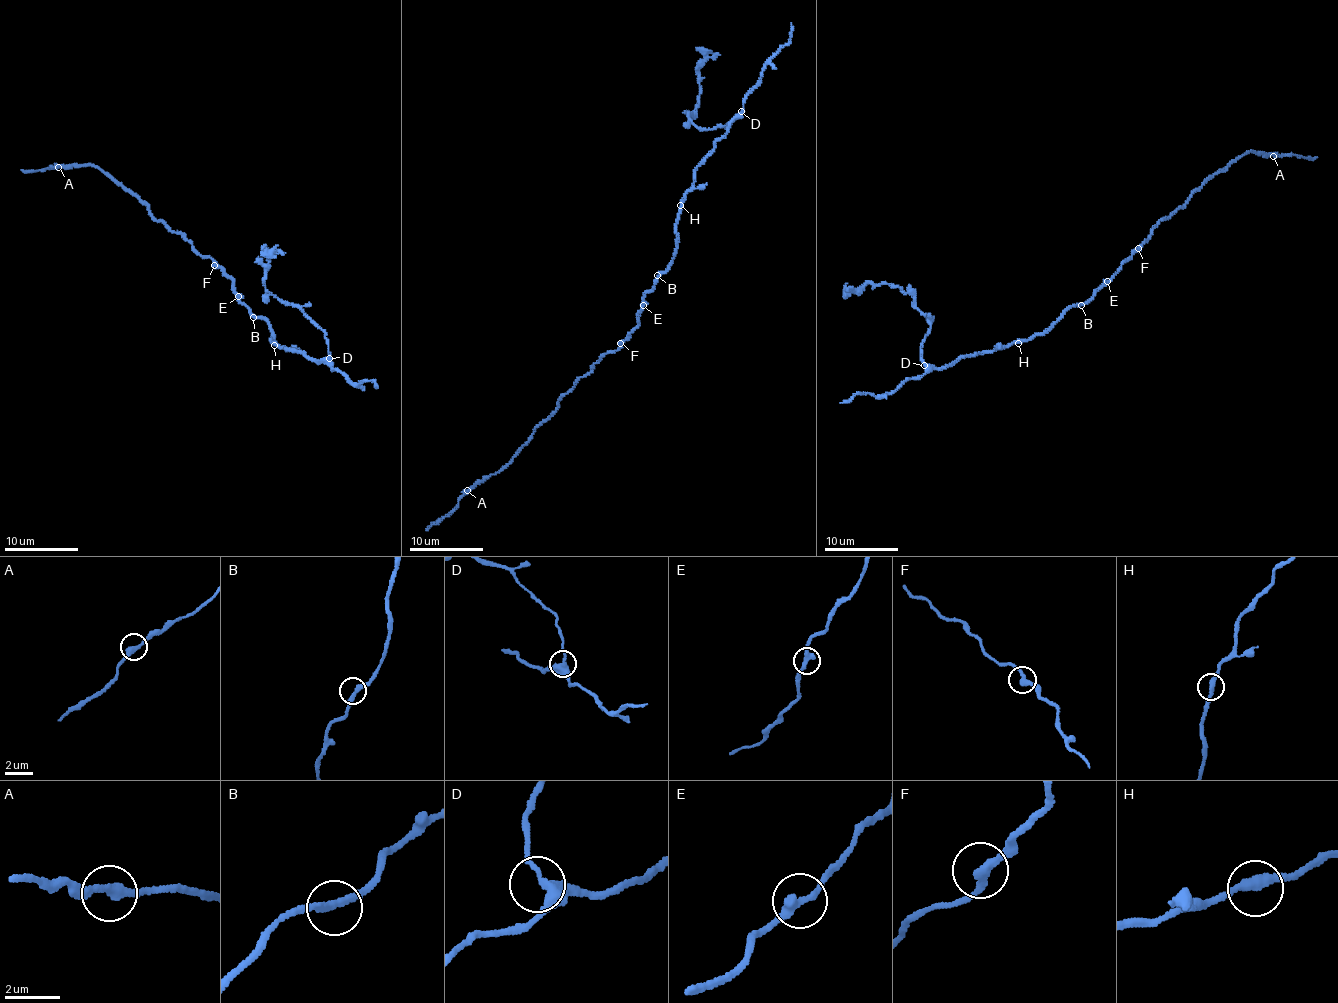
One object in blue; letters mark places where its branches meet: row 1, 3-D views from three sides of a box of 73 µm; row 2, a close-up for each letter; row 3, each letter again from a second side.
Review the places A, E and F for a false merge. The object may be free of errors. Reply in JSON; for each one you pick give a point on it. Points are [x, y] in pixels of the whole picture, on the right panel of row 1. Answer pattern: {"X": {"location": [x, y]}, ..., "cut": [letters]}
{"cut": []}

